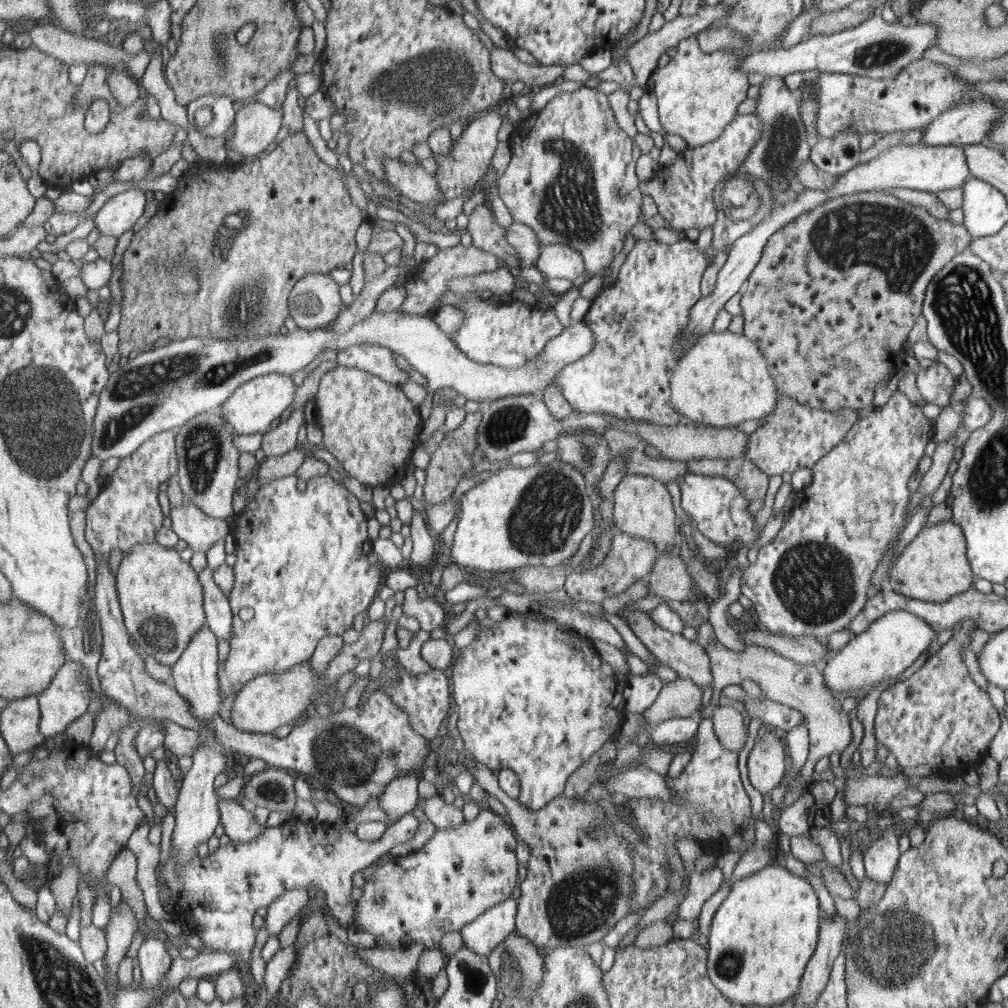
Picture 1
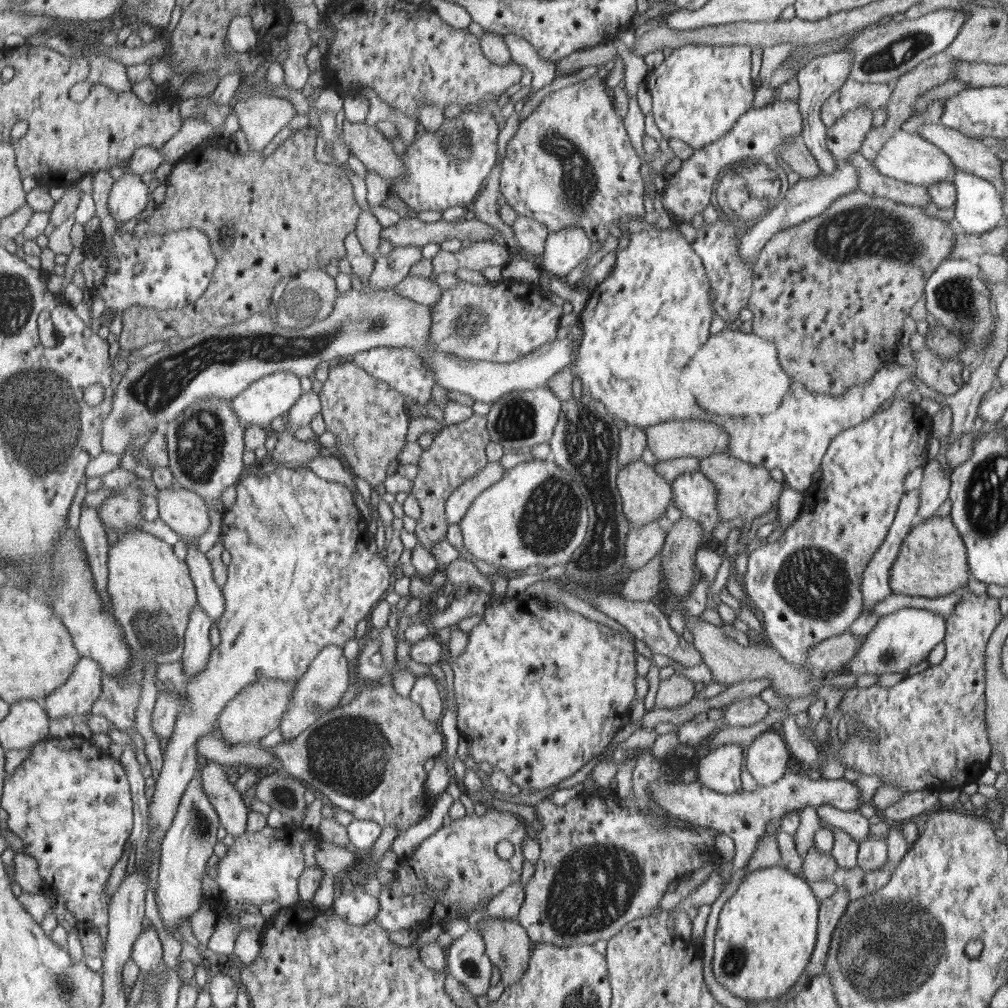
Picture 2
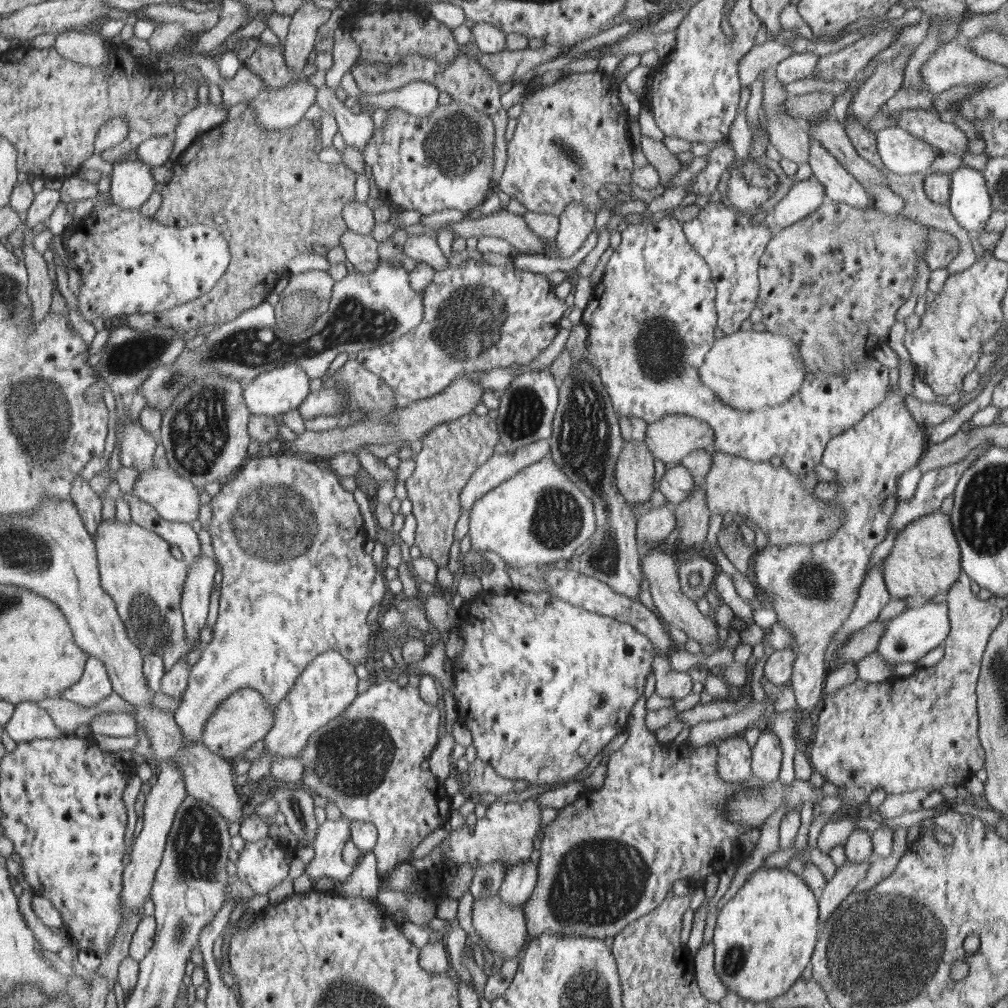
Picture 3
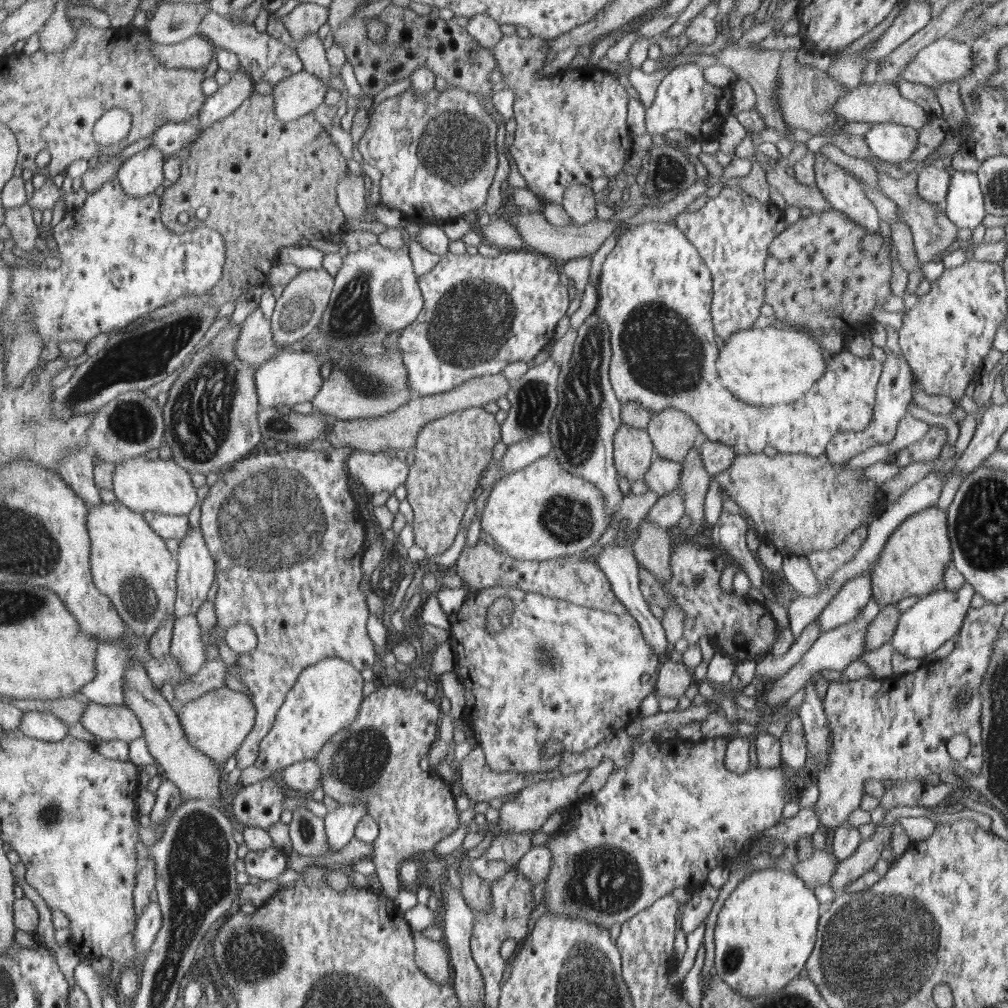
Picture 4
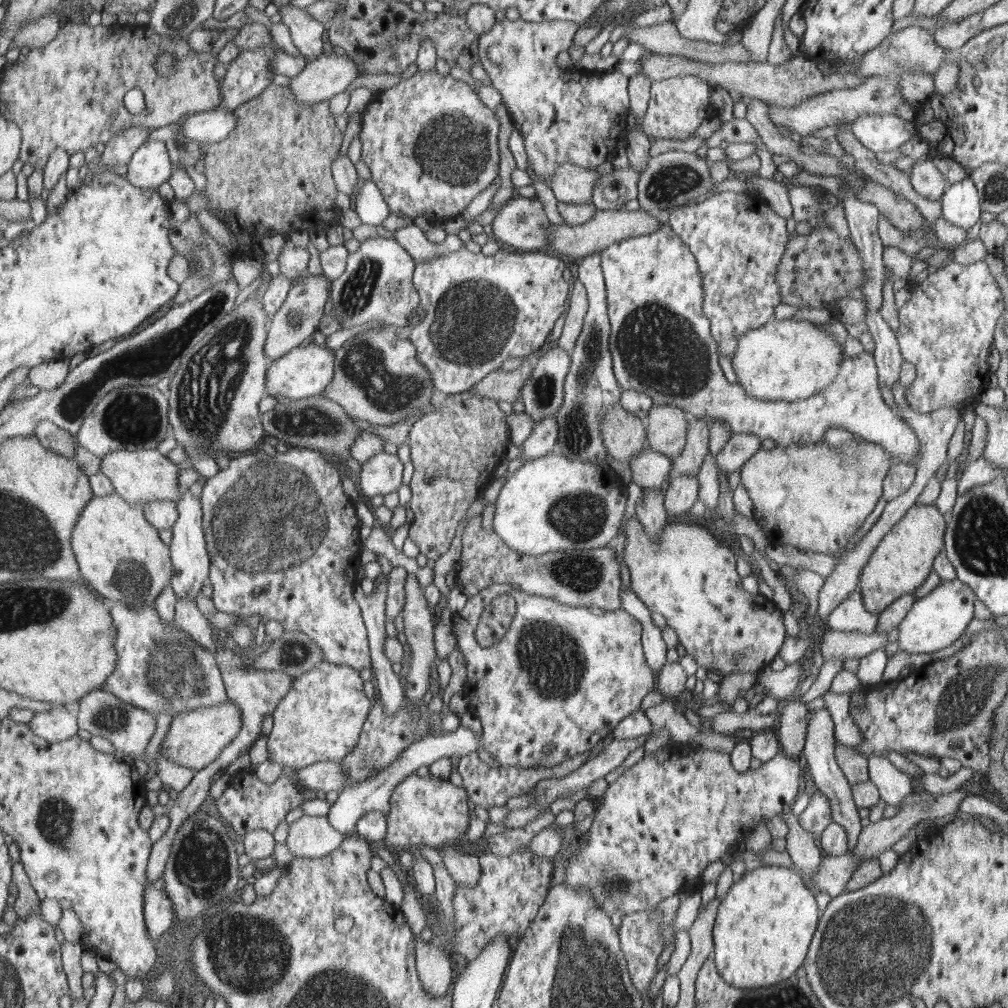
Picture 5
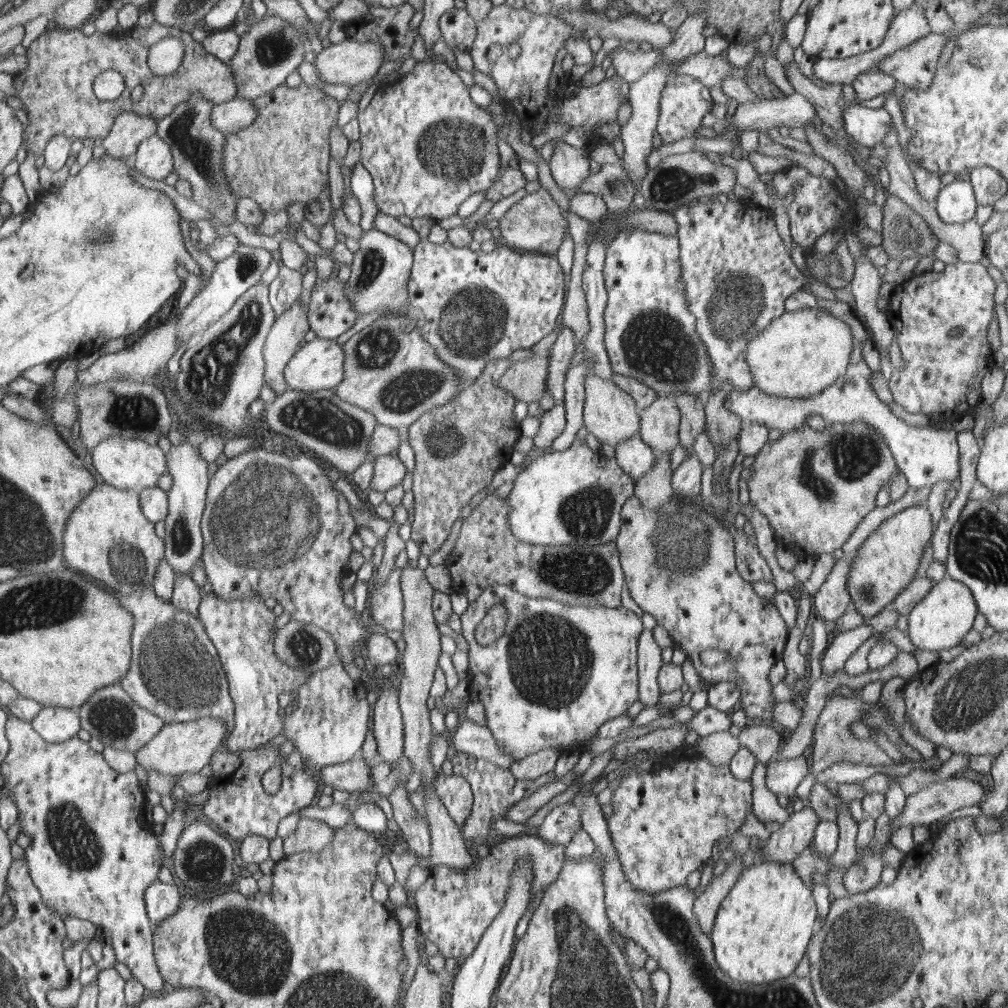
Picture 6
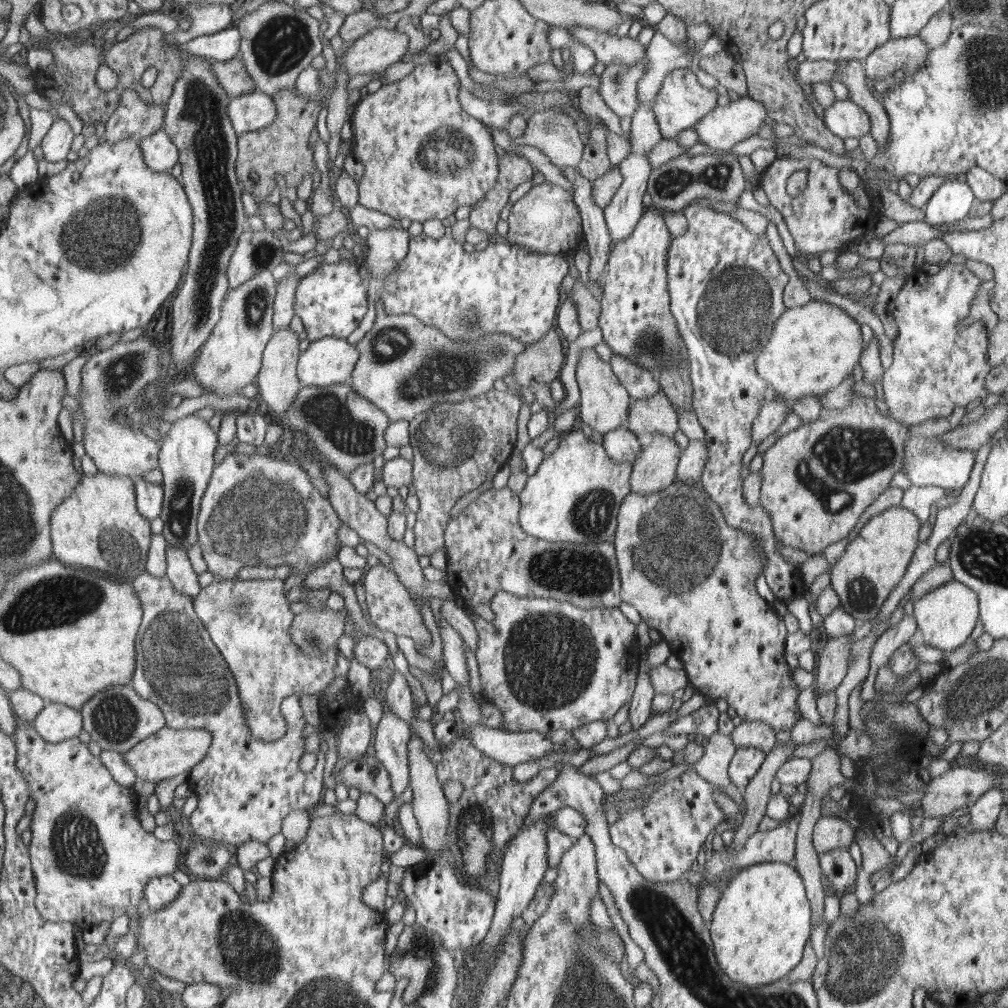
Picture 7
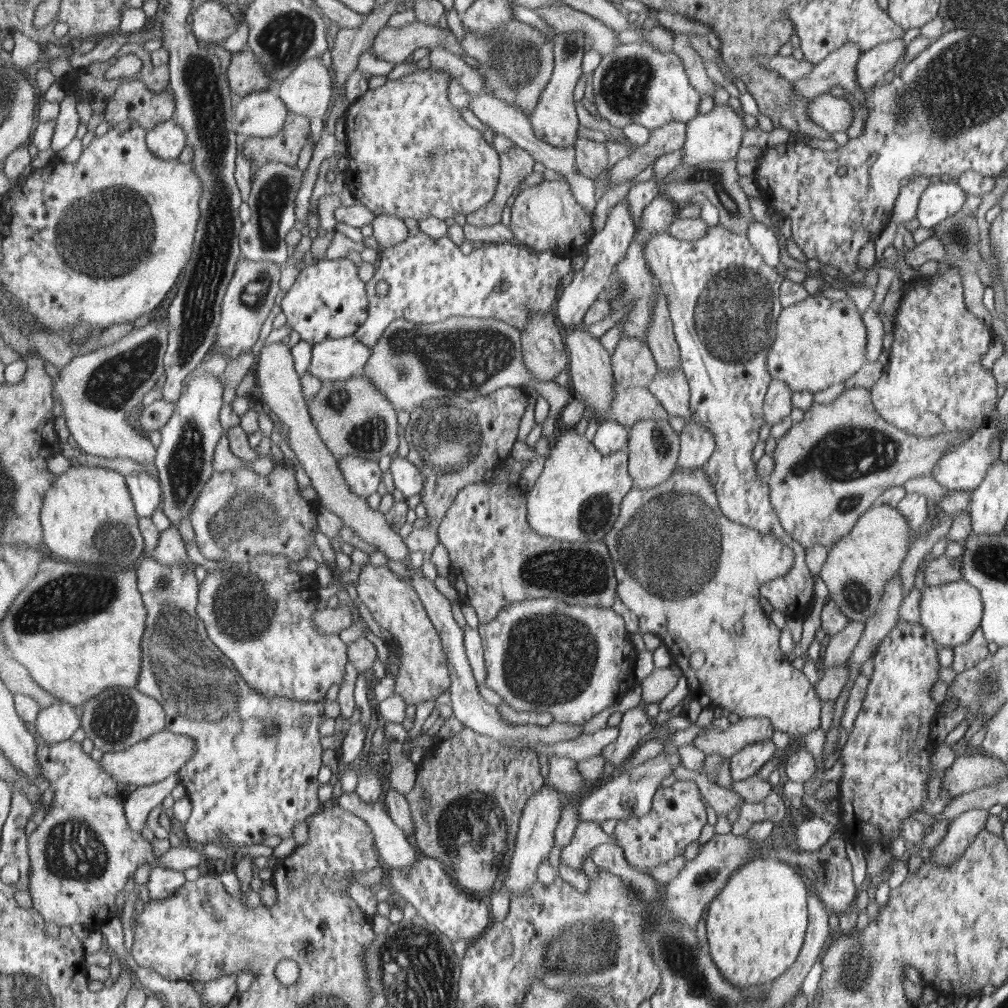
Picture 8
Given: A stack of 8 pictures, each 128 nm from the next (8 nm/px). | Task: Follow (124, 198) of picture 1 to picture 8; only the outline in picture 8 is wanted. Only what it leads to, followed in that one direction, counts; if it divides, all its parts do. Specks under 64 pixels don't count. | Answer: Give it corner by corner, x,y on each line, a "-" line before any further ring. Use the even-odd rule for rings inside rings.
173,119
155,126
147,132
148,147
162,160
174,160
187,145
184,129

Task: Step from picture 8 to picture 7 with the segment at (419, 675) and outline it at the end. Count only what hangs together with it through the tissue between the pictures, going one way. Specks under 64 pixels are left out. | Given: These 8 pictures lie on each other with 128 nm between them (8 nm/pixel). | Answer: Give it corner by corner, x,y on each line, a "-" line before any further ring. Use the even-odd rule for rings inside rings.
383,564
367,567
361,581
365,590
370,620
380,630
388,630
395,635
408,636
414,640
417,648
431,646
431,636
426,625
424,625
424,621
422,621
418,605
411,596
409,589
392,568
384,567

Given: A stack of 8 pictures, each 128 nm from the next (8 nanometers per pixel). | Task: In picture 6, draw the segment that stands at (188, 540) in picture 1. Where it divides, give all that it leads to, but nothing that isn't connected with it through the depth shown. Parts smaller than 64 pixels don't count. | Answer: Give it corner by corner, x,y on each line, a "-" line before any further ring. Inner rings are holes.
143,440
126,442
100,441
92,450
88,461
105,480
106,484
123,490
136,490
139,493
145,488
158,486
158,480
166,472
166,460
157,444
148,444

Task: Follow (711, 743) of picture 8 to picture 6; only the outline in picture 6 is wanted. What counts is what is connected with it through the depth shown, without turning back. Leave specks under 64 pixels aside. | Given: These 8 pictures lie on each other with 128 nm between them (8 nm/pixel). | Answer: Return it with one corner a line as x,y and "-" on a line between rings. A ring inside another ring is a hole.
764,724
762,726
745,726
738,735
740,747
750,749
758,758
759,763
766,766
770,759
778,753
785,738
779,736
778,732

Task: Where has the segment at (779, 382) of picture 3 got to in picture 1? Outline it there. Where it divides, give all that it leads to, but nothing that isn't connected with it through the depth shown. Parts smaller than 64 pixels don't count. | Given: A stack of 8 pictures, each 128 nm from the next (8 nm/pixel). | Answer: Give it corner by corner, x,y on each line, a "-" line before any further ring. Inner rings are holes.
710,331
699,337
677,365
671,376
671,404
678,409
680,422
736,428
744,420
764,418
774,410
778,385
766,355
743,334

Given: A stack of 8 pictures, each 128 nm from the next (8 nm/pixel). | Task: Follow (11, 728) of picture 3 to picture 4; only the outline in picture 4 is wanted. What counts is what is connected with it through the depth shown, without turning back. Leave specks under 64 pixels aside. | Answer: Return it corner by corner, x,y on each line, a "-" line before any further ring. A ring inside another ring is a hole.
42,708
34,712
24,712
23,720
17,729
32,739
47,742
60,742
70,735
70,725

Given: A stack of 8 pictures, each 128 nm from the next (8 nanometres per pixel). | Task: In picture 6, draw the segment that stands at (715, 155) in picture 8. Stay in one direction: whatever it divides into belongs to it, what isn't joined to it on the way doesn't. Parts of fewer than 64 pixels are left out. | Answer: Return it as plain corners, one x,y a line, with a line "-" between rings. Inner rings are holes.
794,93
781,99
759,99
754,102
745,102
737,106
736,112
732,115
731,124
738,127
738,138
740,138
742,130
750,128
758,131
766,131
769,128
805,128
807,124
813,122
816,118
816,107
801,94

